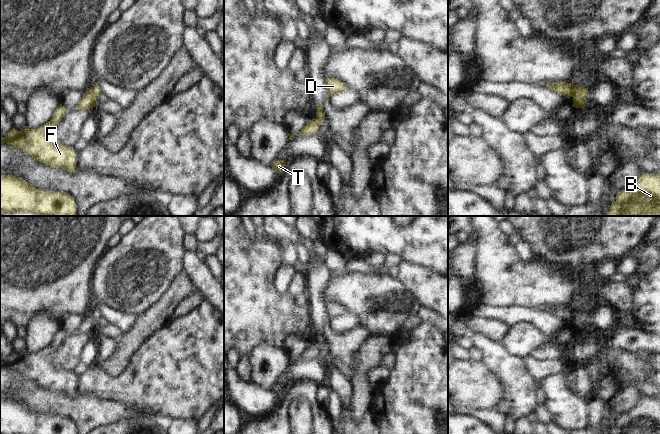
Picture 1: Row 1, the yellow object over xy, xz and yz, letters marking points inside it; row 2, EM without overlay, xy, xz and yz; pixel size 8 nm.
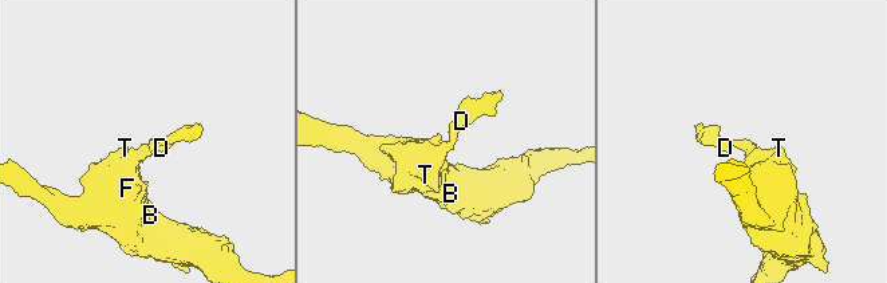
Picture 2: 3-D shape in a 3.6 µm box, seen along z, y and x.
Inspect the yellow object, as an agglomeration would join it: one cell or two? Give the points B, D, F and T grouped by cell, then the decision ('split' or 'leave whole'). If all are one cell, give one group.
groups B D F T; leave whole

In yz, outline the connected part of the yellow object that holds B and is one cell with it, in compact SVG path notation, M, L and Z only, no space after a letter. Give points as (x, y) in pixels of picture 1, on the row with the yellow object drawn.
M643 174L636 183L619 191L615 198L610 199L612 200L614 202L607 216L660 216L660 174Z

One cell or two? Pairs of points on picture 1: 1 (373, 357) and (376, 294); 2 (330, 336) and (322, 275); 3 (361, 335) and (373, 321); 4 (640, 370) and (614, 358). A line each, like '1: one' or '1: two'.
1: two
2: one
3: two
4: one

